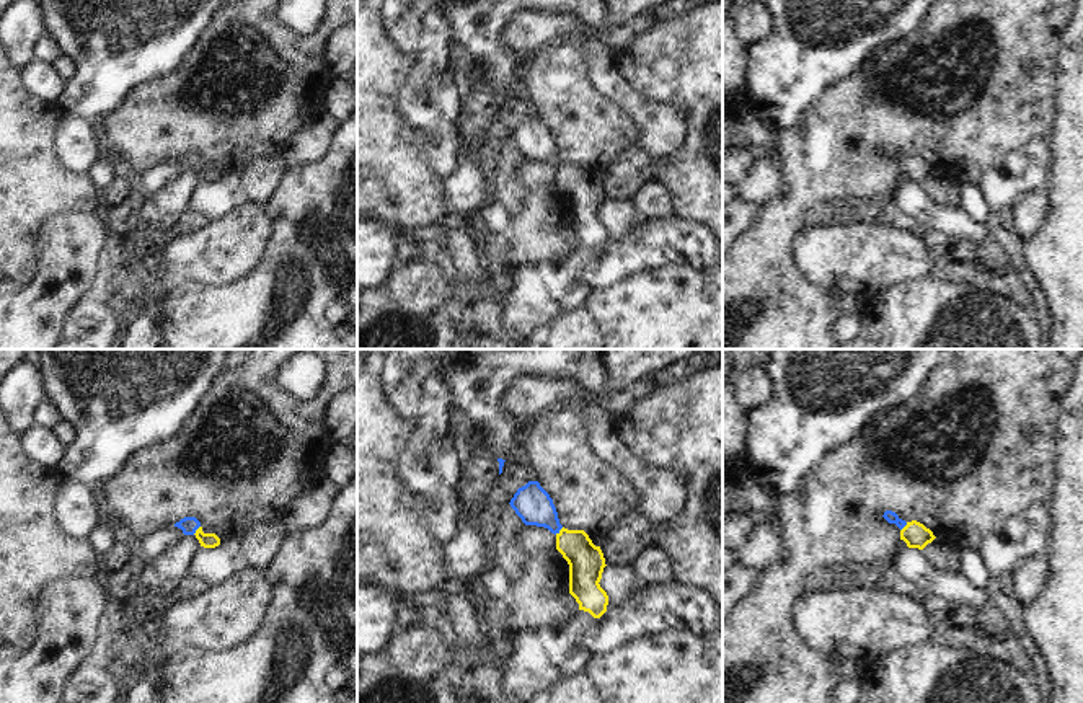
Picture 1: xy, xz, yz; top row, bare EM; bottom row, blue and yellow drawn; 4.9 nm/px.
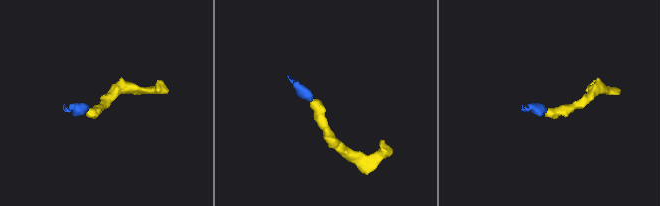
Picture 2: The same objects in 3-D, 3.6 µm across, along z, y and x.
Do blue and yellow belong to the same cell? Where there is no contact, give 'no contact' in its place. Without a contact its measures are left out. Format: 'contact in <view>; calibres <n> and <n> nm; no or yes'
contact in xz; calibres 180 and 180 nm; yes

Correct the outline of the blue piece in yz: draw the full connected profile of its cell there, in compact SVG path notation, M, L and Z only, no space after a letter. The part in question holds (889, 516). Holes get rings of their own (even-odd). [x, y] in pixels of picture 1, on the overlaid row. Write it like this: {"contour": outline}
{"contour": "M886 511L882 515L889 524L895 524L900 528L900 540L907 543L908 548L923 550L936 537L923 524L912 520L902 520L895 512Z"}

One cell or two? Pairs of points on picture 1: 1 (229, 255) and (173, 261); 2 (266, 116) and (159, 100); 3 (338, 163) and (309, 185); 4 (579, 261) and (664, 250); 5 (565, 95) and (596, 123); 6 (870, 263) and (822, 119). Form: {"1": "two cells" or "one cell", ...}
{"1": "one cell", "2": "one cell", "3": "one cell", "4": "one cell", "5": "one cell", "6": "two cells"}

